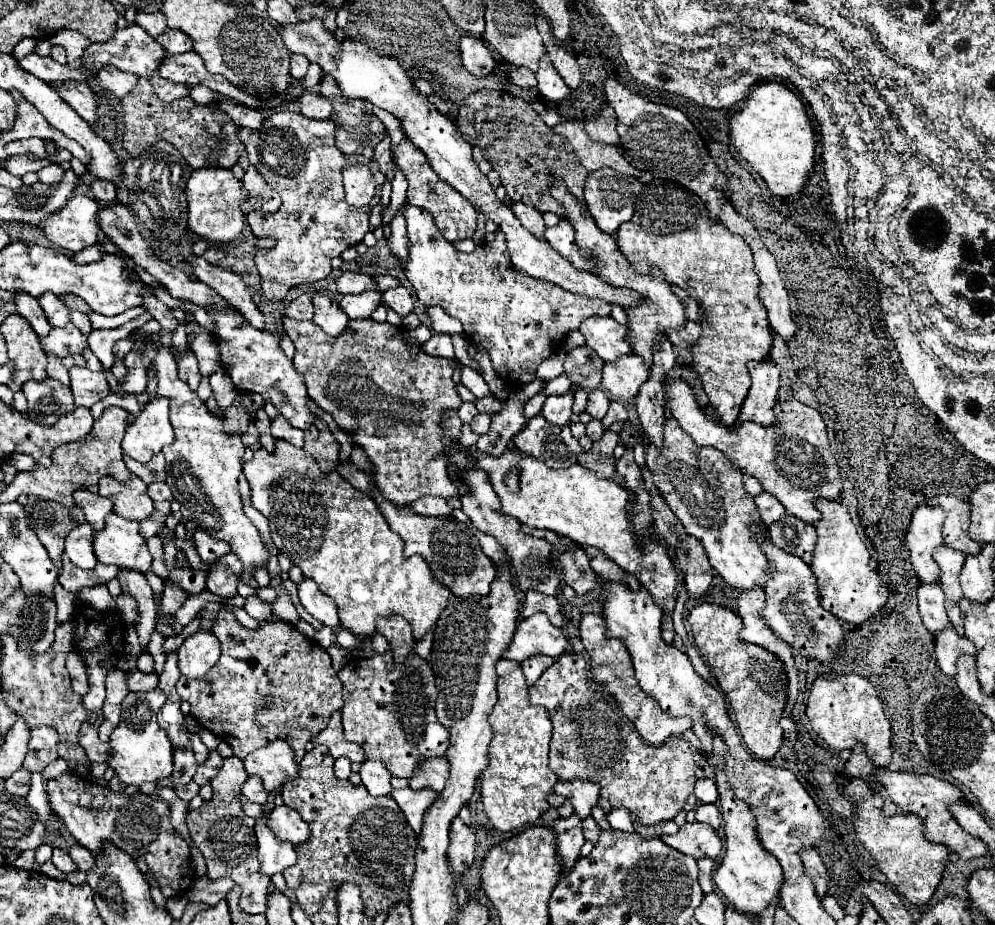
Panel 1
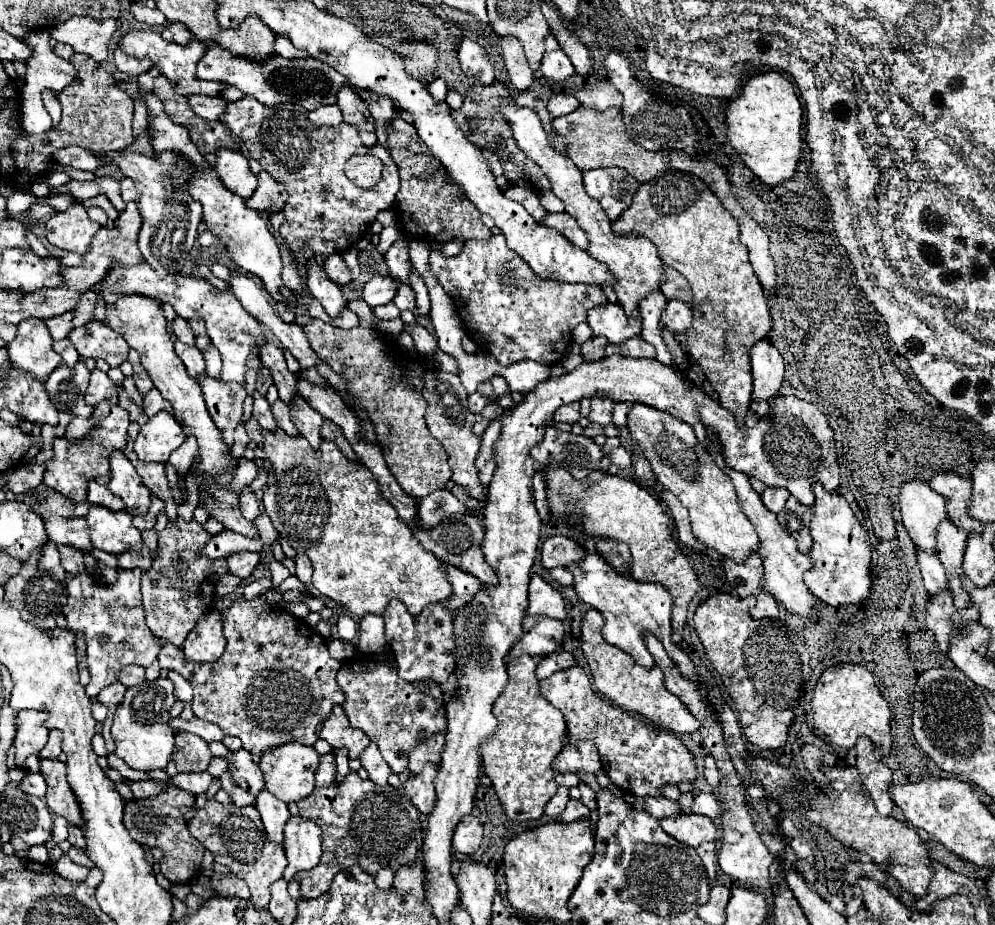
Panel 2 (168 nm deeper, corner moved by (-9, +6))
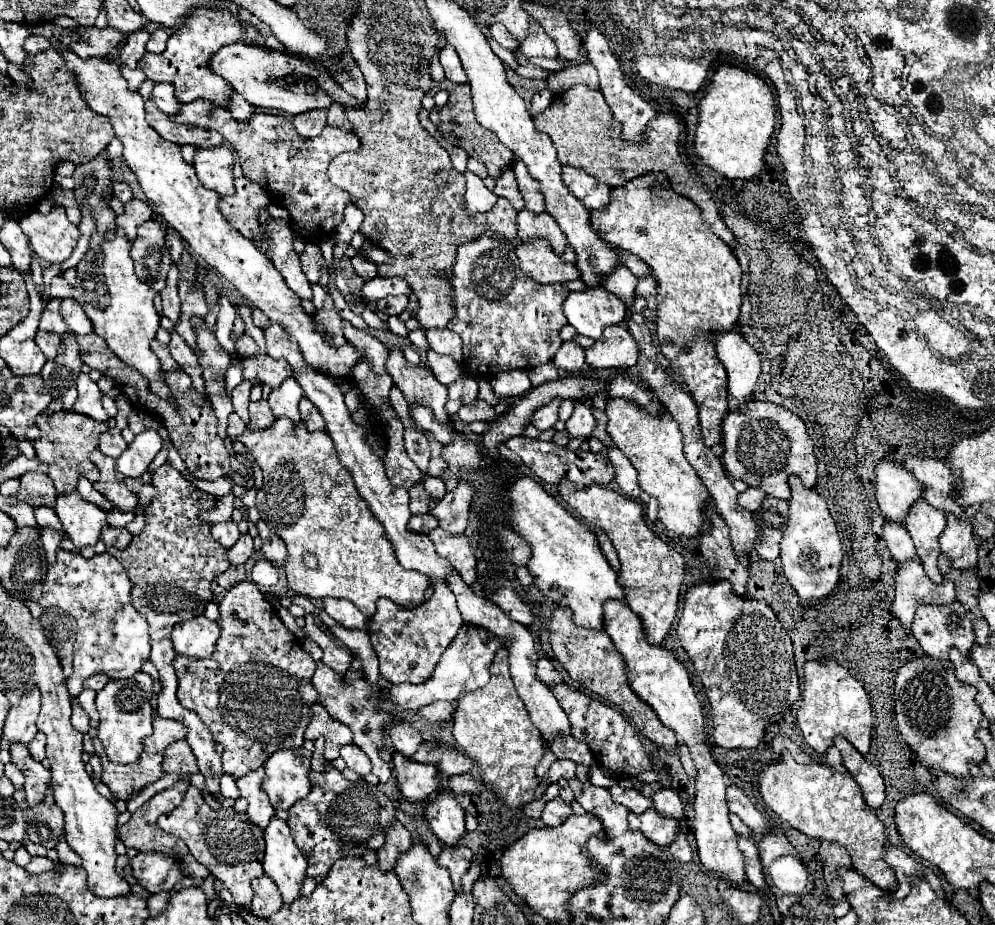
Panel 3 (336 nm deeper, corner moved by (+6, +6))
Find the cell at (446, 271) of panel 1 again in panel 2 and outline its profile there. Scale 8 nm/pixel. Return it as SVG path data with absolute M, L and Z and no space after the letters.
M503 234L489 240L467 240L461 254L453 258L443 254L439 240L429 240L429 252L429 268L455 302L467 334L471 338L483 338L487 352L503 366L521 360L535 360L547 366L559 362L559 341L572 341L571 331L579 322L585 322L587 312L607 304L601 286L563 284L535 276L527 262L507 248Z

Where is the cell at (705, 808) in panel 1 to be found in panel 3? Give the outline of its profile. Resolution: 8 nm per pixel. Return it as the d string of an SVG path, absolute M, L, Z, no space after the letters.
M662 788L658 792L652 794L652 808L666 818L676 818L682 820L684 818L684 806L682 800L678 798L678 794L672 788Z

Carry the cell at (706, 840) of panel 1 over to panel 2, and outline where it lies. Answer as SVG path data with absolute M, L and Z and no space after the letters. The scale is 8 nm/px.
M679 814L671 818L663 818L661 828L675 840L693 848L697 848L703 842L719 840L719 830L713 824L713 820L707 816L699 816L699 814L689 814L689 816Z

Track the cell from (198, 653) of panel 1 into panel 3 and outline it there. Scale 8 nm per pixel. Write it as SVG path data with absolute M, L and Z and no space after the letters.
M196 616L172 630L172 644L178 654L208 658L214 652L216 640L220 636L220 626L206 616Z

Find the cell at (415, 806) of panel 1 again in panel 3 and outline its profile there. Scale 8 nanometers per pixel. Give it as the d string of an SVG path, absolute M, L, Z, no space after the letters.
M394 752L394 768L396 768L396 772L398 772L398 788L402 790L402 798L408 800L408 802L422 802L422 800L430 798L430 796L440 788L436 764L412 762L410 758L406 758L406 756Z

